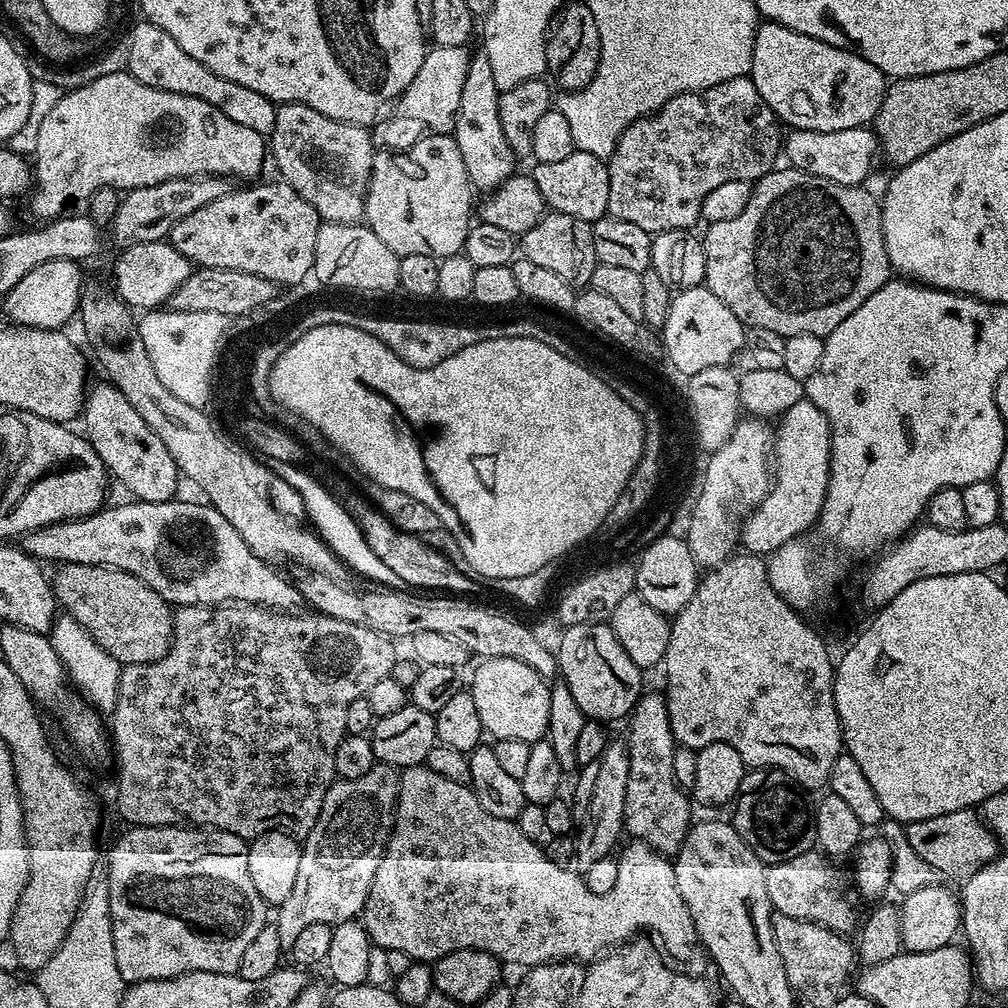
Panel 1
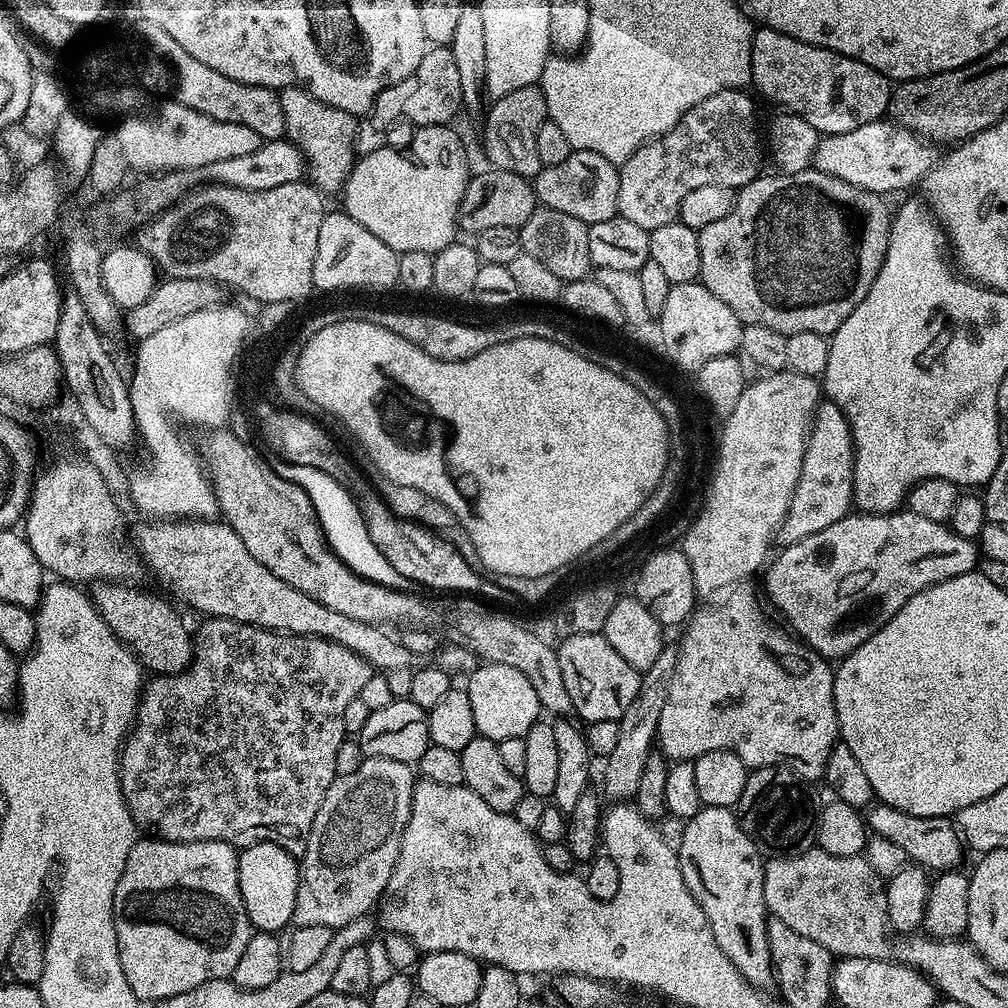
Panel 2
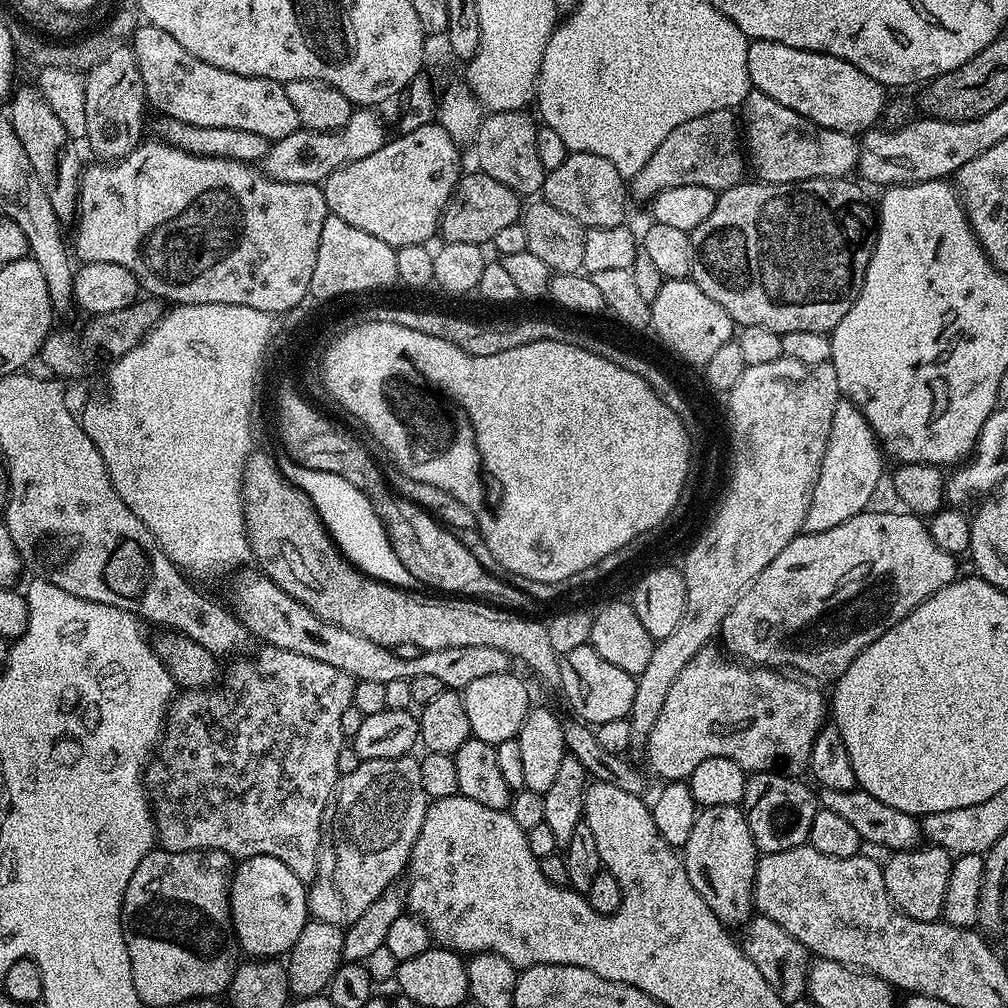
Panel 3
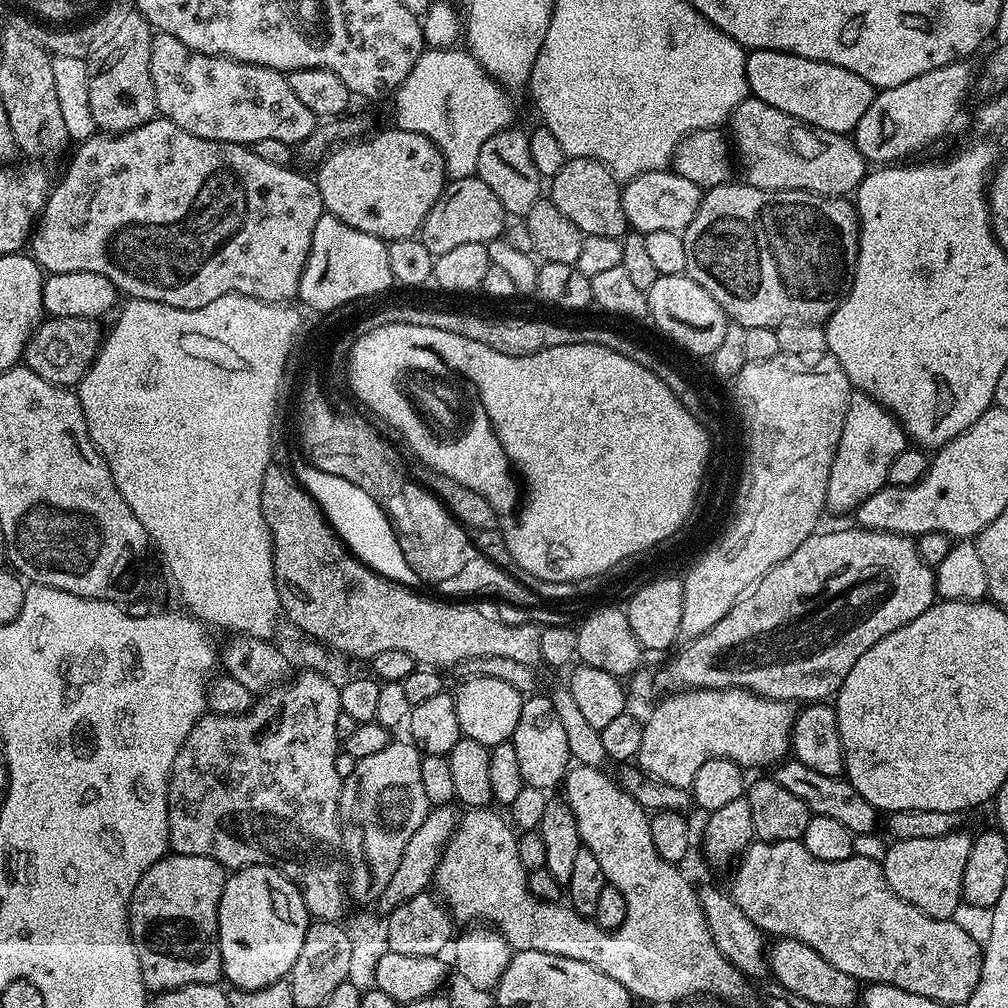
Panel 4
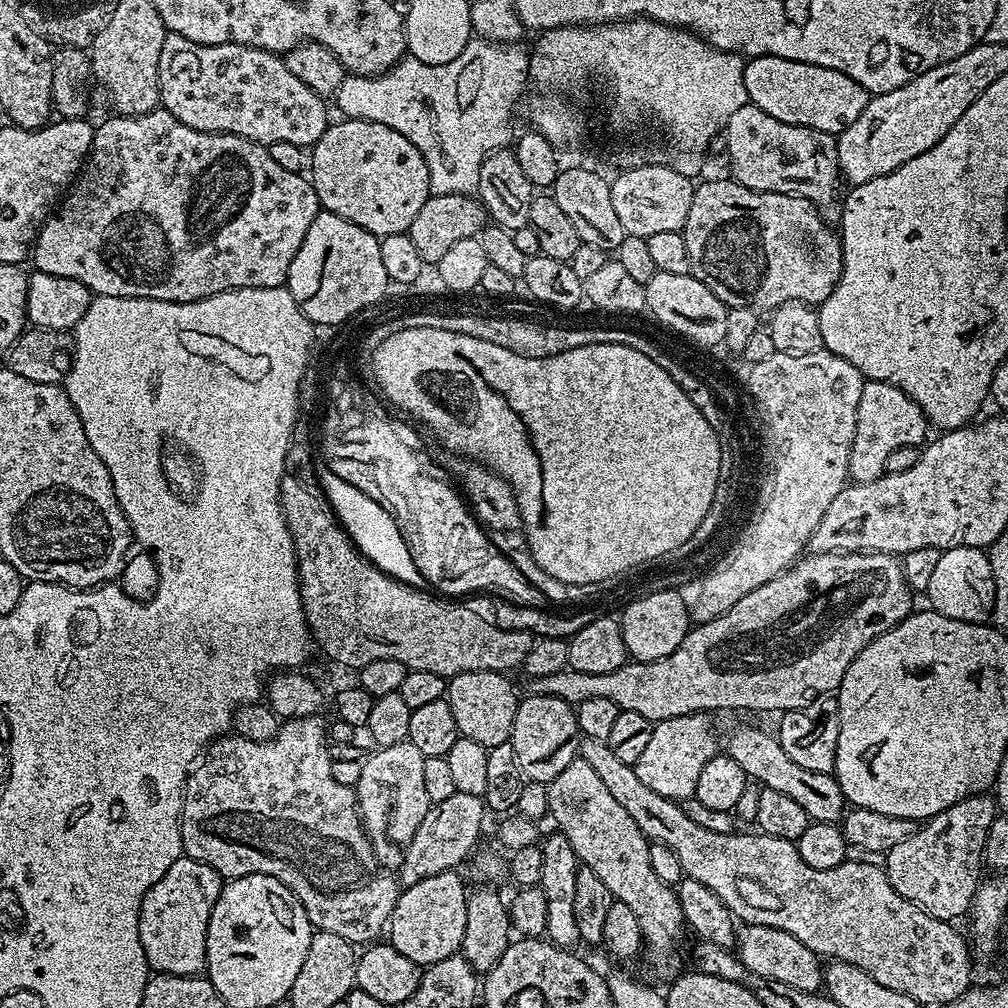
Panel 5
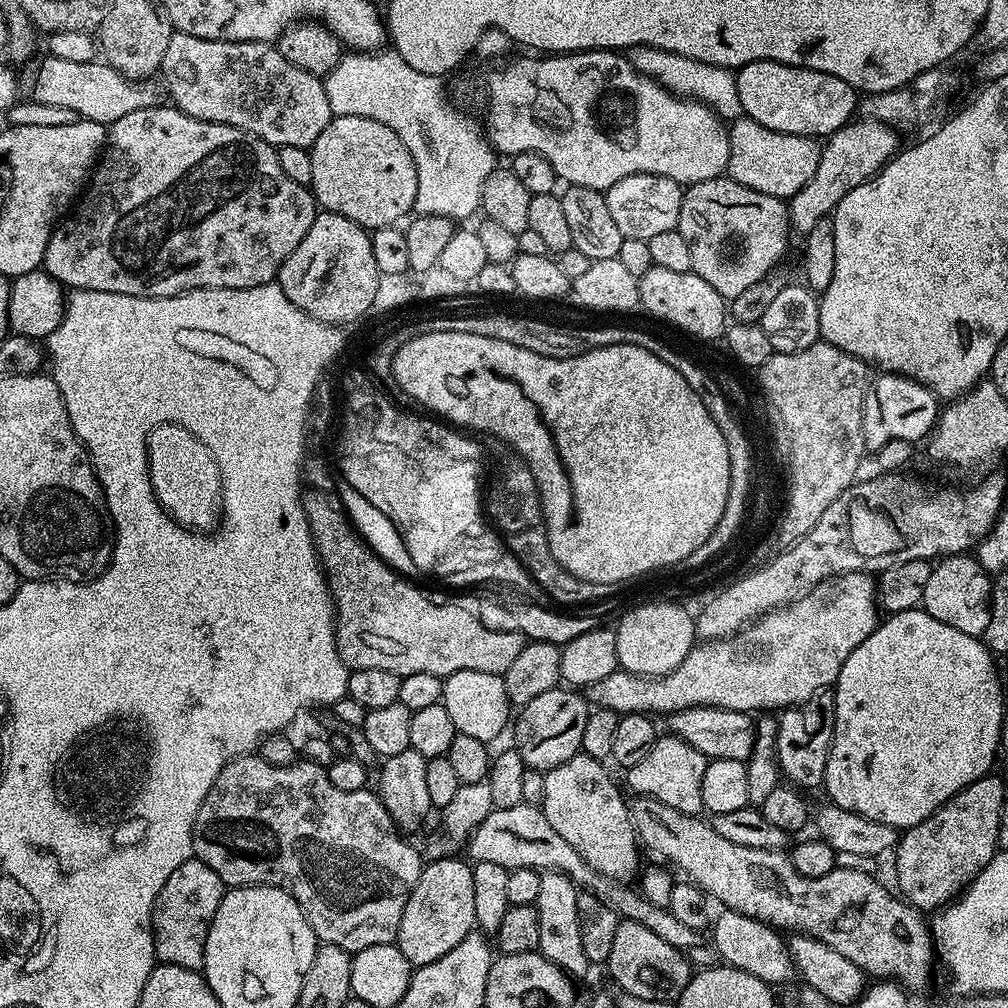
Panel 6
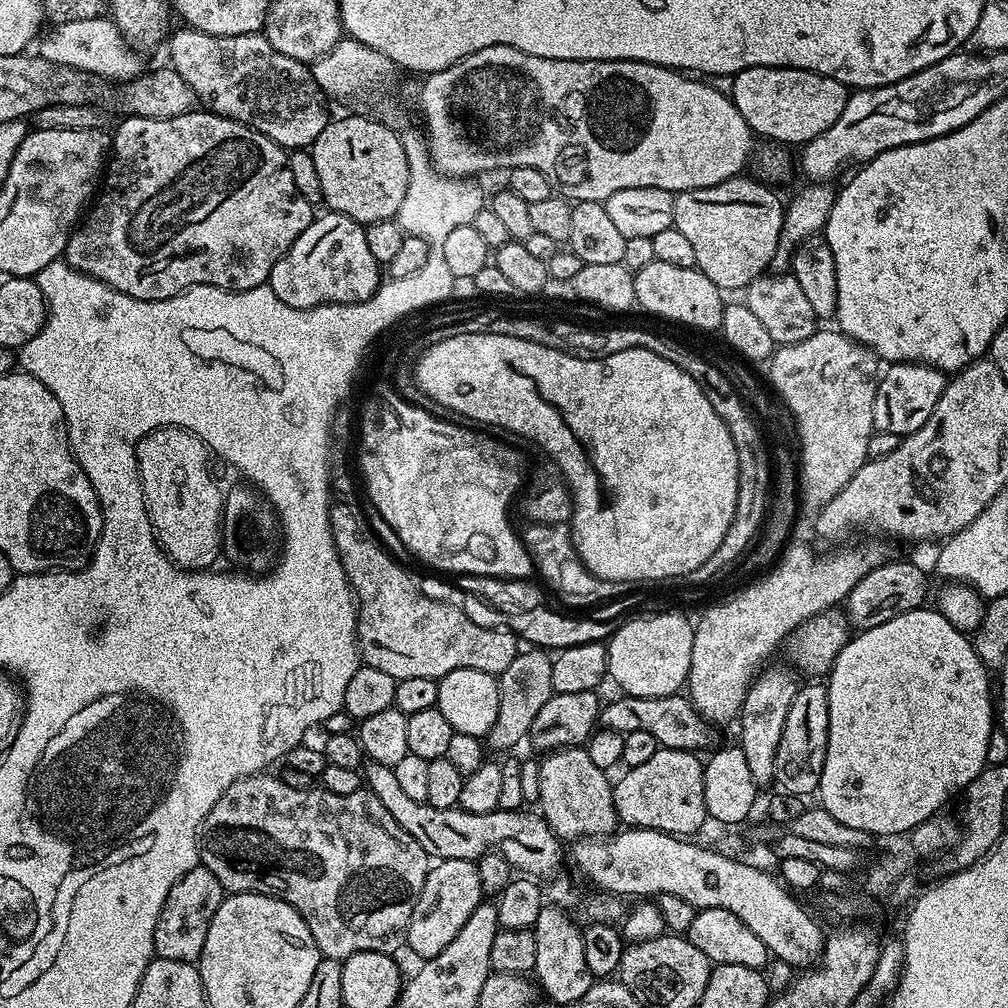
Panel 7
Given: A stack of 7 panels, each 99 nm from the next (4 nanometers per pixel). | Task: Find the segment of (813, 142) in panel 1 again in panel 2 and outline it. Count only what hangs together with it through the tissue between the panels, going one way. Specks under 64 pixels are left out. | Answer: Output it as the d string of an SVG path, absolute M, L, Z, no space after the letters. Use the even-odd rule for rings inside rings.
M881 118L846 134L824 136L814 150L811 167L822 174L842 178L842 182L850 182L850 186L889 194L904 192L915 184L917 187L935 166L937 159L937 149L928 141L891 119Z

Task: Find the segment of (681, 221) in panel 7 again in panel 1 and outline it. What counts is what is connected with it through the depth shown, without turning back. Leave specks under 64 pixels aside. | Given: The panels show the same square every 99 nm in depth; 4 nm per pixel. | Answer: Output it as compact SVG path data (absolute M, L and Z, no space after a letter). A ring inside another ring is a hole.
M791 166L783 167L777 167L752 184L752 197L750 202L746 202L746 210L742 210L742 214L737 214L734 218L726 218L726 222L707 225L708 233L703 233L702 236L706 250L704 284L707 291L712 292L718 302L722 302L725 308L732 311L732 315L740 319L741 325L748 328L774 330L774 334L782 337L794 334L818 334L826 337L832 333L834 326L846 322L846 318L850 318L850 314L854 314L854 310L858 310L858 306L862 306L862 302L866 302L866 298L870 298L874 290L878 290L893 279L892 264L888 260L886 242L882 234L881 201L877 193L875 196L874 193L867 192L867 187L830 182L830 178L818 178L814 174L806 174Z

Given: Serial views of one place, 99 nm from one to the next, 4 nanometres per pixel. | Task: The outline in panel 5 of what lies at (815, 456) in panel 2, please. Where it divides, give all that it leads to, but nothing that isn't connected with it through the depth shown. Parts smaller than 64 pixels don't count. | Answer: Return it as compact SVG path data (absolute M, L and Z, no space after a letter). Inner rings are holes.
M865 380L862 386L862 398L858 398L858 422L854 426L854 446L850 446L850 464L848 475L857 484L865 484L885 475L884 467L886 458L890 458L893 450L898 446L920 446L925 443L929 435L930 425L924 417L924 411L898 386L890 386L890 382L878 382L877 380Z

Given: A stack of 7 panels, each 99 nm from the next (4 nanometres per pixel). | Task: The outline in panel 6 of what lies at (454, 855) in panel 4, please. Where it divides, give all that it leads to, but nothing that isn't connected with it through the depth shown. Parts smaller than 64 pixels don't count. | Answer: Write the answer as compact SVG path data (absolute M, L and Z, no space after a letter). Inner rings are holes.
M579 752L556 768L549 769L544 775L543 802L540 807L554 831L560 834L593 870L608 879L626 880L624 878L631 874L638 860L638 837L627 801L624 802L605 768L607 767L601 761Z

